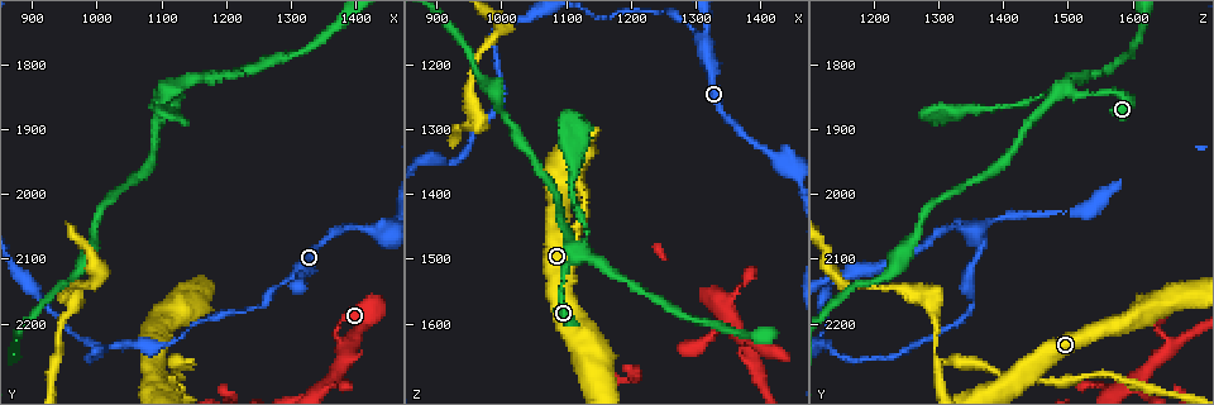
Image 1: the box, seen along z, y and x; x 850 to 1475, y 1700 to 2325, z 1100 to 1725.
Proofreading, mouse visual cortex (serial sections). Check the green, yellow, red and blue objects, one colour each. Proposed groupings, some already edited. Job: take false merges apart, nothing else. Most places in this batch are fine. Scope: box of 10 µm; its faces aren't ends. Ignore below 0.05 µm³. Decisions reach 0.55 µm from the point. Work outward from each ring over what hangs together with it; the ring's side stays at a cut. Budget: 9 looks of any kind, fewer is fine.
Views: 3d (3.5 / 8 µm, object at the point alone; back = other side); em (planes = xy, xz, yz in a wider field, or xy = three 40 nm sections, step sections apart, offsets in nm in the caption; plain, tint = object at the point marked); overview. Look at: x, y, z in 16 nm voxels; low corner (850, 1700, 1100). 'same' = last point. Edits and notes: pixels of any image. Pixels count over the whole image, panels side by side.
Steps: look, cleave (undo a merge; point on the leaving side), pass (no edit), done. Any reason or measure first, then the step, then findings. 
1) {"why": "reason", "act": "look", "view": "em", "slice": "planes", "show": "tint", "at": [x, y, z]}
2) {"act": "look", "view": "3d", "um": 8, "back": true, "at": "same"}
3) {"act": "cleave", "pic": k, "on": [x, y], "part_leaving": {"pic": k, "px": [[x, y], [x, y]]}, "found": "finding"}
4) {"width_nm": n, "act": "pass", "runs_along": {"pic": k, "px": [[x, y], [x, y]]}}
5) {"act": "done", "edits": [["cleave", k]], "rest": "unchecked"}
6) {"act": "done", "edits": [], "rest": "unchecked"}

{"act": "look", "view": "3d", "um": 3.5, "at": [1115, 1840, 1495]}

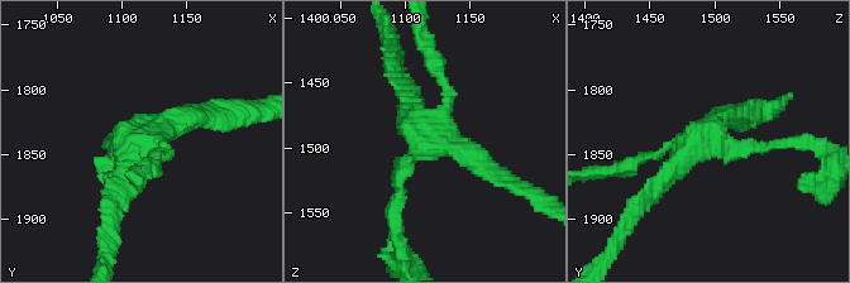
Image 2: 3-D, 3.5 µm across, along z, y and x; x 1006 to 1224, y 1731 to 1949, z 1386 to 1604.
{"arms": 4, "arm_widths_nm": [100, 150, 250, 250], "why": "shape alone is not enough", "act": "look", "view": "em", "slice": "planes", "show": "tint", "at": [1112, 1838, 1494]}

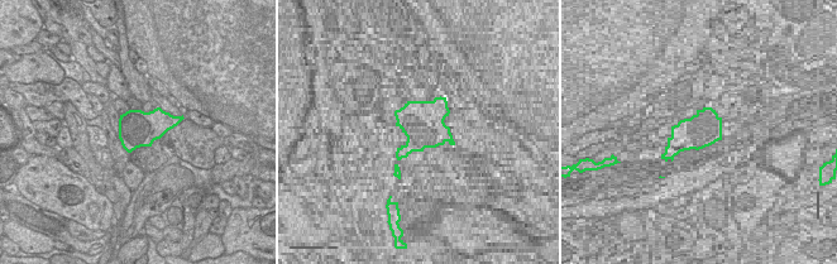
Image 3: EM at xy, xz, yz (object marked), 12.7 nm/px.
{"width_nm": 460, "act": "pass", "runs_along": {"pic": 2, "px": [[781, 140], [693, 140], [648, 195]]}, "found": "one cell here"}

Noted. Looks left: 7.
{"act": "look", "view": "3d", "um": 8, "at": [1310, 2125, 1160]}

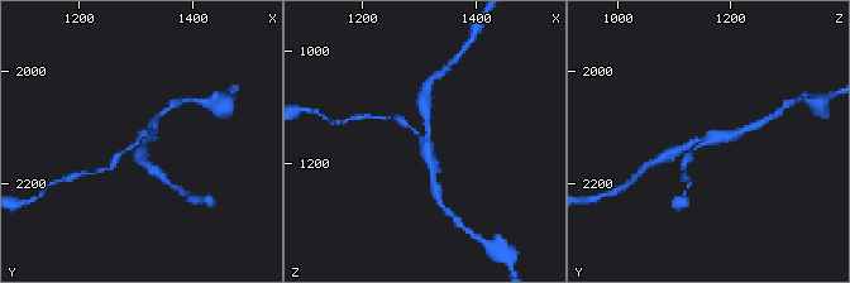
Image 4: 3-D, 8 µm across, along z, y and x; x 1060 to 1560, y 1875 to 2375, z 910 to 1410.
{"act": "look", "view": "3d", "um": 3.5, "at": "same"}

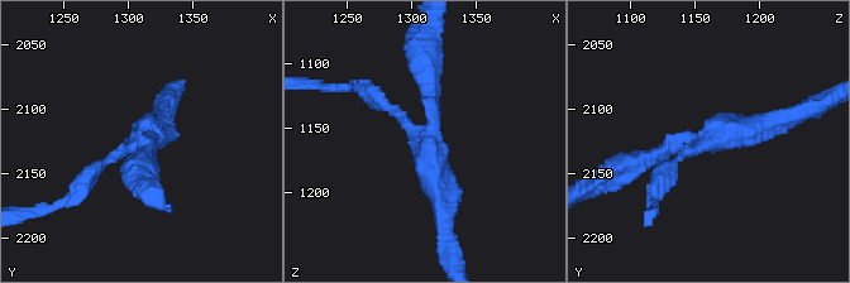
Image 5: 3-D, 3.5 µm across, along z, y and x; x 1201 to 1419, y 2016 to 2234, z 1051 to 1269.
{"arms": 3, "arm_widths_nm": [150, 200, 250], "act": "look", "view": "em", "slice": "xy", "step": 2, "show": "tint", "at": [1308, 2124, 1160]}

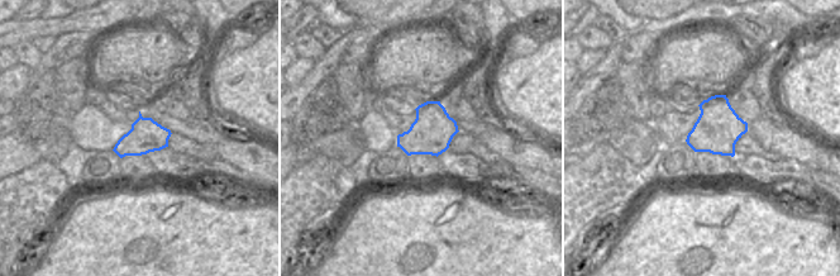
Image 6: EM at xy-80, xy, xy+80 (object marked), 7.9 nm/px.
{"act": "pass", "runs_along": {"pic": 5, "px": [[444, 211], [429, 145], [367, 91]]}, "found": "one cell here"}

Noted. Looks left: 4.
{"why": "sudden change in width", "act": "look", "view": "3d", "um": 3.5, "at": [1380, 2250, 1640]}

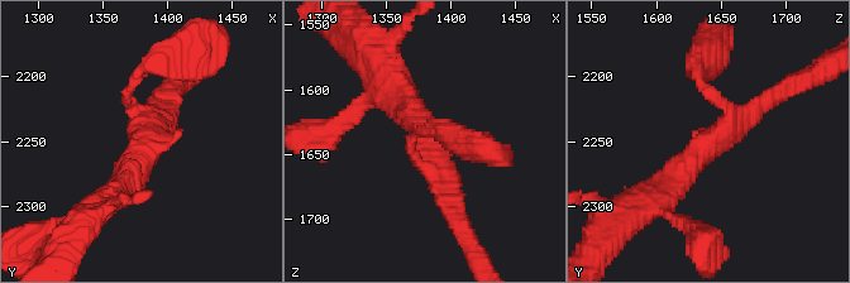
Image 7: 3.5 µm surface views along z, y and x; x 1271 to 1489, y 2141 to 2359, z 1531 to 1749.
{"act": "pass", "runs_along": {"pic": 7, "px": [[706, 87], [732, 123], [658, 196]]}, "found": "continuous, no second cell"}

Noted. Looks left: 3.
{"why": "sharp bend", "act": "look", "view": "em", "slice": "planes", "show": "tint", "at": [985, 2245, 1140]}

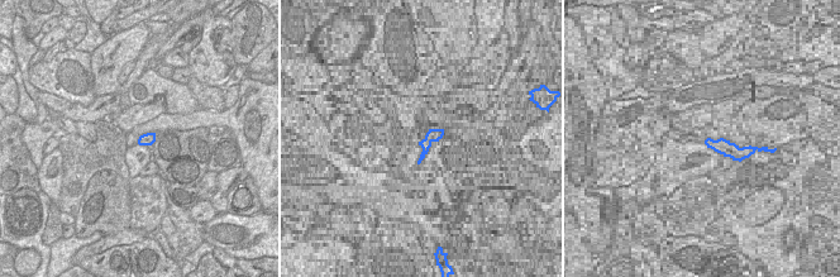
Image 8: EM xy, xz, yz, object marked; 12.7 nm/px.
{"act": "look", "view": "3d", "um": 3.5, "at": "same"}

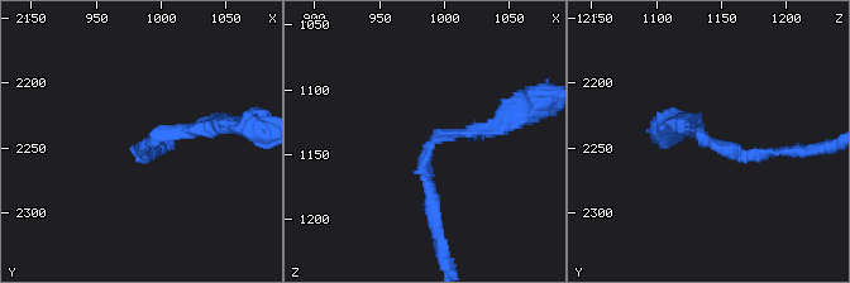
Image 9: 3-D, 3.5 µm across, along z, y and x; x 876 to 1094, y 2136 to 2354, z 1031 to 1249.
{"act": "pass", "runs_along": {"pic": 9, "px": [[687, 125], [739, 156], [791, 152]]}, "found": "one cell here"}

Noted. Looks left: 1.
{"act": "done", "edits": [], "rest": "unchecked"}

